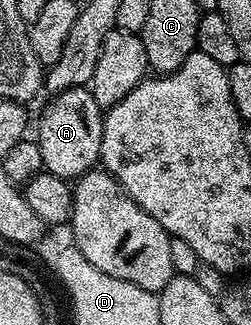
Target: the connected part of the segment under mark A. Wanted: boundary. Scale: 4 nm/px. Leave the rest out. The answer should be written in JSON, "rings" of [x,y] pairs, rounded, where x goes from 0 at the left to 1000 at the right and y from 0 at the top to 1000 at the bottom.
{"rings":[[[351,268],[271,271],[223,286],[163,357],[139,428],[171,474],[167,520],[243,554],[303,557],[335,529],[375,526],[402,489],[410,338]]]}

